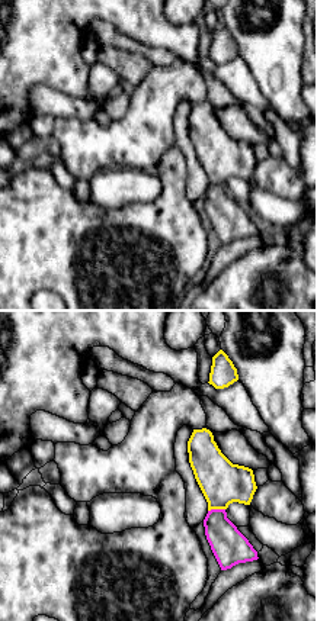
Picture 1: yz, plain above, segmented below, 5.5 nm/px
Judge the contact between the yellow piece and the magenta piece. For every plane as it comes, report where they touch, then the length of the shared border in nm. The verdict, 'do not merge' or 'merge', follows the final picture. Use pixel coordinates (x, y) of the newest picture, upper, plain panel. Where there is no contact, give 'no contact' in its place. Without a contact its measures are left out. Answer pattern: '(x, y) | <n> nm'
(215, 183) | 100 nm

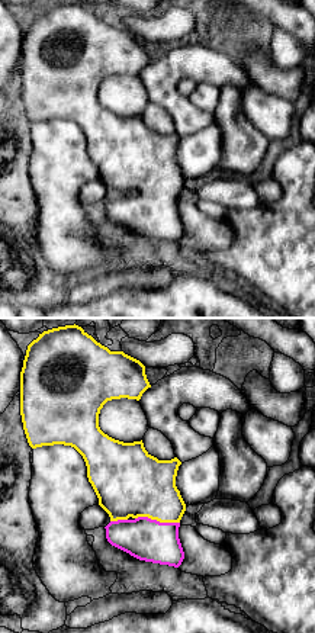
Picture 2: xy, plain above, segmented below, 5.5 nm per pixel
(157, 195) | 260 nm

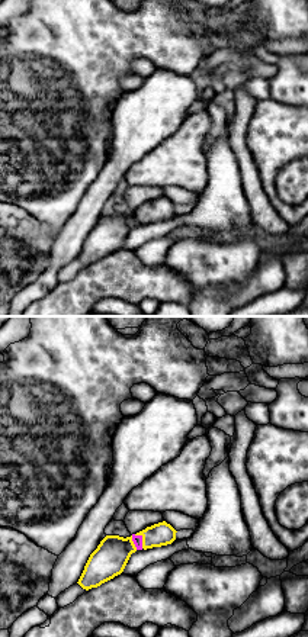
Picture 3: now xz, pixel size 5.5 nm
(131, 214) | 100 nm

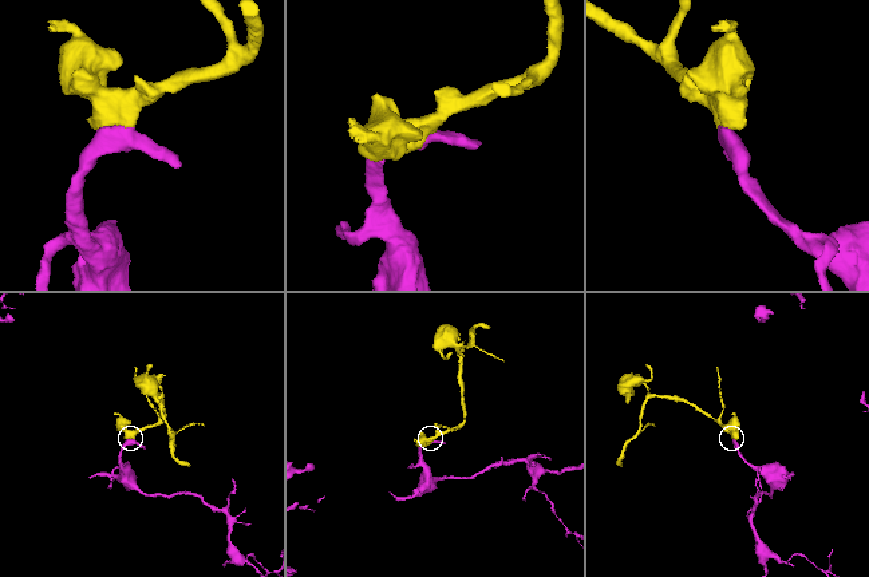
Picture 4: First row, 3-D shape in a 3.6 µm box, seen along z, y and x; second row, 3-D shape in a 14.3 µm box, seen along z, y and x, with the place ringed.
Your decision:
merge

